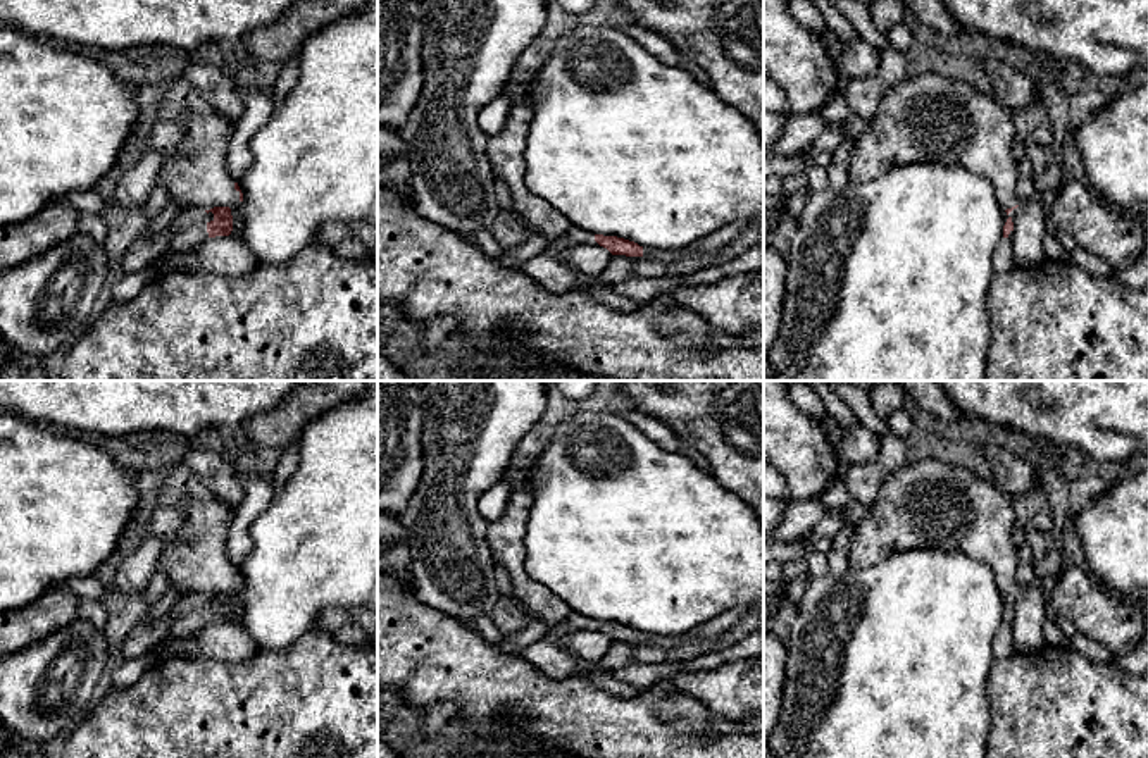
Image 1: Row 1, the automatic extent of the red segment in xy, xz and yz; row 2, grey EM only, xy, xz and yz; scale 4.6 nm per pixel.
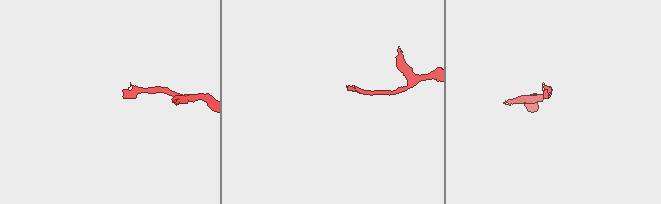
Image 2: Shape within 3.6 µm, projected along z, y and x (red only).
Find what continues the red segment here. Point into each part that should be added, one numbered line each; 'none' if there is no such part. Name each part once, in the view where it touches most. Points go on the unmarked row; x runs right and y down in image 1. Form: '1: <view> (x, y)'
1: xy (190, 617)

